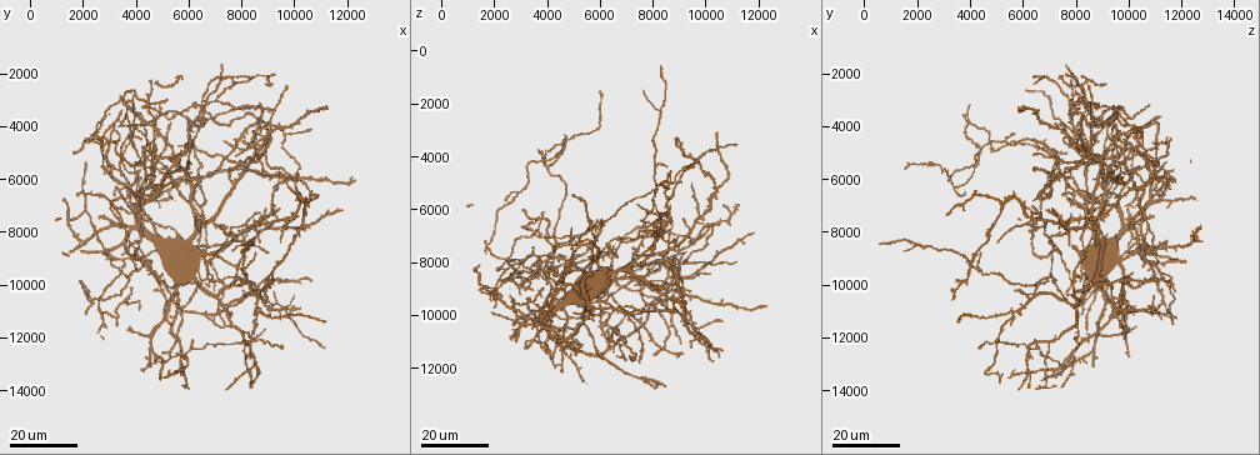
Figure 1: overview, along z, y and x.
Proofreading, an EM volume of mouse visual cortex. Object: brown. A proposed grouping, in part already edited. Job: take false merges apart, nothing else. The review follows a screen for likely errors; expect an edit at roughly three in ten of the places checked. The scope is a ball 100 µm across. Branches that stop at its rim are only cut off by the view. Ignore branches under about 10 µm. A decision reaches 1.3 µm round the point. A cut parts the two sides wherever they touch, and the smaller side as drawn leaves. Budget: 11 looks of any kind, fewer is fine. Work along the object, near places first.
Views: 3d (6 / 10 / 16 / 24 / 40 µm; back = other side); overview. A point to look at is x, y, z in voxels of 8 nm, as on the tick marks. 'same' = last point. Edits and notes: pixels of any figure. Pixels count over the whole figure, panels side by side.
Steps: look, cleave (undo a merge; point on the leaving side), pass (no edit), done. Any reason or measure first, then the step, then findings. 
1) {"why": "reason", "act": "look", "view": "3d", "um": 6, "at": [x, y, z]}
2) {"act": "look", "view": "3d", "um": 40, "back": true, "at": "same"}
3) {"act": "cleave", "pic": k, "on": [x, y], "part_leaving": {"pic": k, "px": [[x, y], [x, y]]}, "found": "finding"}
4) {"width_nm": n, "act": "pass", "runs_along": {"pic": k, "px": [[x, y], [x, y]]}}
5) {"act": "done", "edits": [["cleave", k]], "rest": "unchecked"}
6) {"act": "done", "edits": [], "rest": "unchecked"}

{"why": "three arms meet", "act": "look", "view": "3d", "um": 16, "at": [6600, 9600, 7000]}

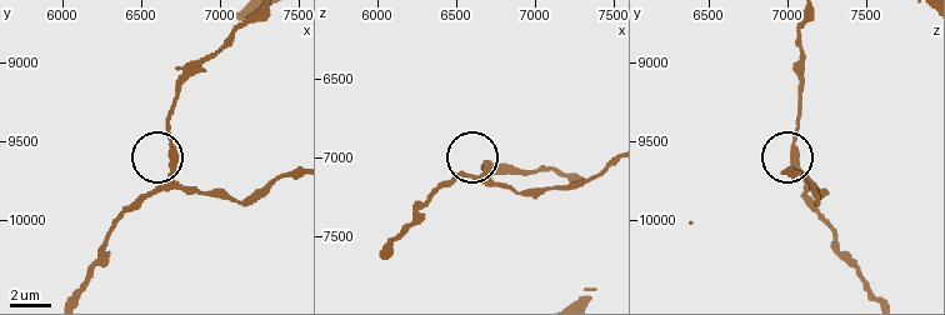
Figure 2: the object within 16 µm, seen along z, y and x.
{"act": "look", "view": "3d", "um": 6, "at": [6700, 9720, 7080]}

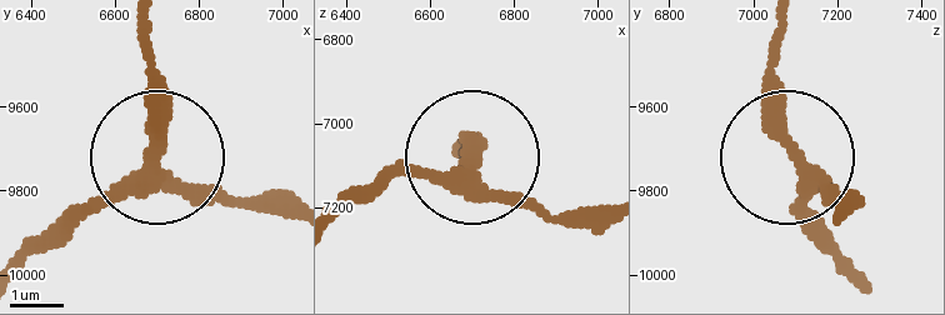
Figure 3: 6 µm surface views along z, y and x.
{"side_arm_um": 32, "act": "pass", "runs_along": {"pic": 3, "px": [[283, 218], [175, 181], [148, 20]]}, "found": "continuous, no second cell"}

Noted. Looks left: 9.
{"why": "three arms meet", "act": "look", "view": "3d", "um": 16, "at": [3800, 9700, 7800]}

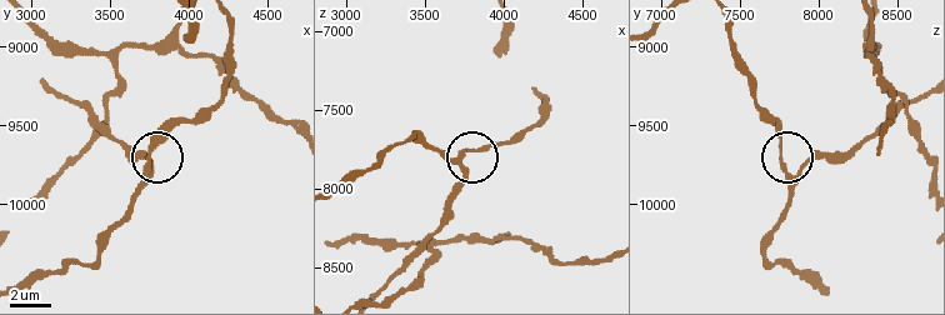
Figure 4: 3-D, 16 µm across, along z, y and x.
{"act": "look", "view": "3d", "um": 6, "at": [3740, 9820, 7780]}

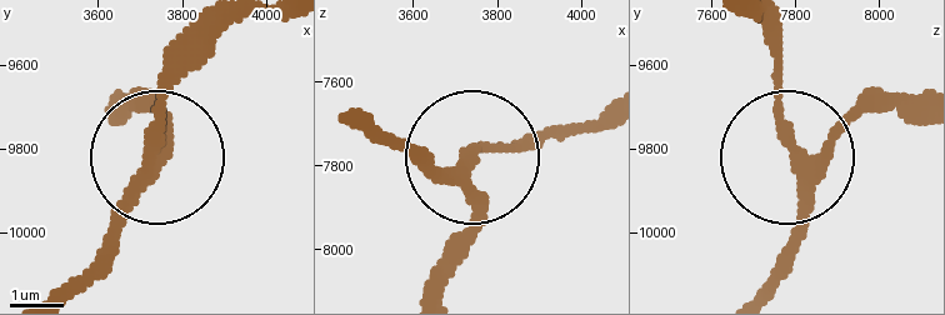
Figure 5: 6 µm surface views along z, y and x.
{"side_arm_um": 35, "act": "pass", "runs_along": {"pic": 5, "px": [[429, 293], [469, 211], [469, 171], [420, 158]]}, "found": "continuous, no second cell"}

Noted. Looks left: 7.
{"why": "looks like a crossing", "act": "look", "view": "3d", "um": 24, "at": [8600, 11100, 5600]}

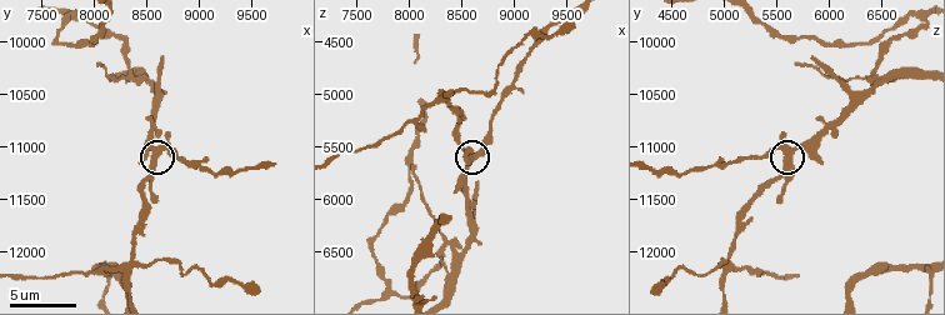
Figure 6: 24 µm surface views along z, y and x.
{"why": "closer look", "act": "look", "view": "3d", "um": 10, "at": [8620, 11060, 5580]}

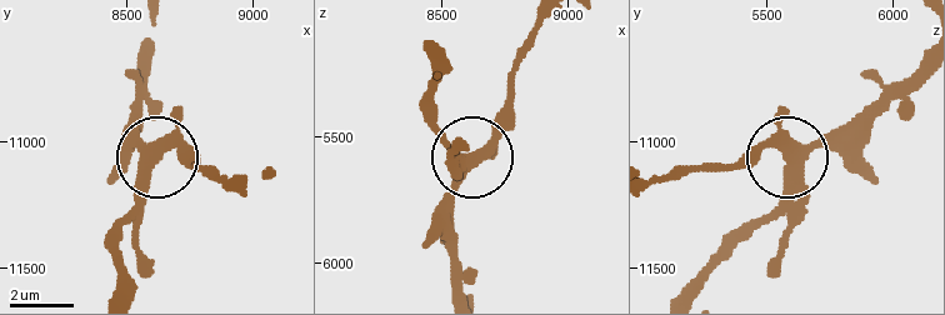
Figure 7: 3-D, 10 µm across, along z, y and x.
{"act": "pass", "runs_along": {"pic": 7, "px": [[464, 293], [450, 204], [513, 101]]}, "found": "one cell here"}

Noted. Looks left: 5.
{"why": "three-way junction", "act": "look", "view": "3d", "um": 24, "at": [6100, 4800, 9400]}

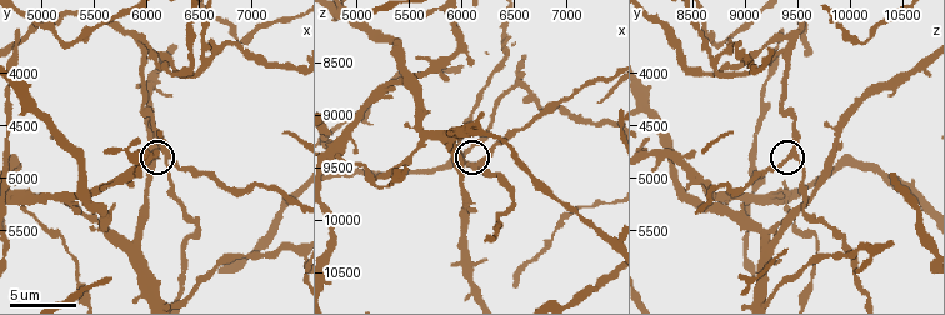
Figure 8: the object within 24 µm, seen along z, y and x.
{"act": "look", "view": "3d", "um": 10, "at": [6200, 4740, 9460]}

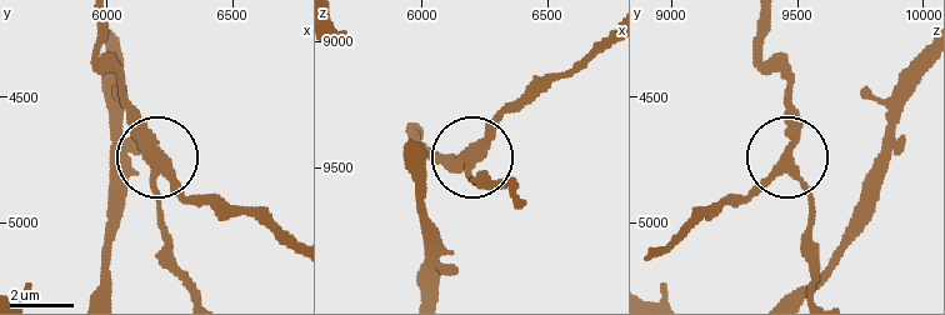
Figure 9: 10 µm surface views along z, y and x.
{"act": "look", "view": "3d", "um": 10, "back": true, "at": [6180, 4760, 9460]}

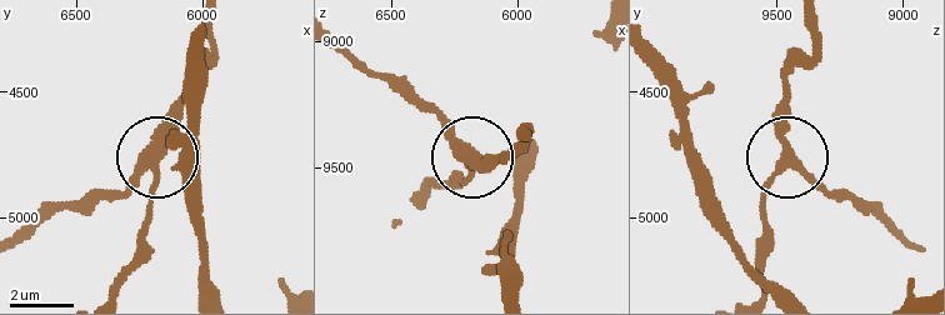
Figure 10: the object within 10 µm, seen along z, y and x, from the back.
{"act": "pass", "runs_along": {"pic": 10, "px": [[24, 241], [55, 215], [120, 193], [158, 161], [144, 258]]}, "found": "continuous, no second cell"}

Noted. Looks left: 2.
{"why": "small branch off a trunk", "act": "look", "view": "3d", "um": 16, "at": [9000, 5700, 7000]}

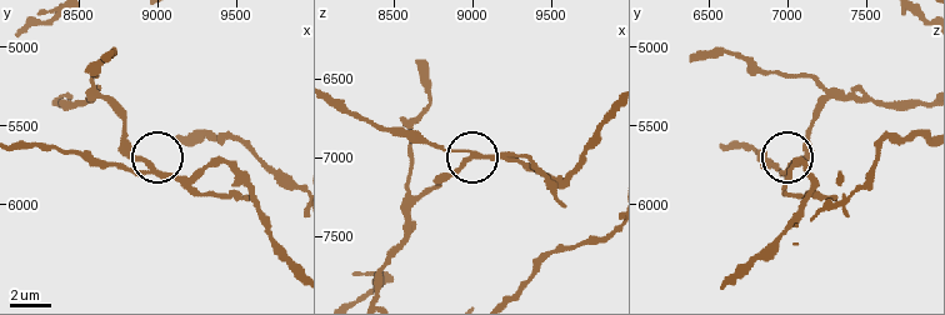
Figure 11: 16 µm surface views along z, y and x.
{"why": "zoom in", "act": "look", "view": "3d", "um": 6, "at": [8980, 5780, 7000]}

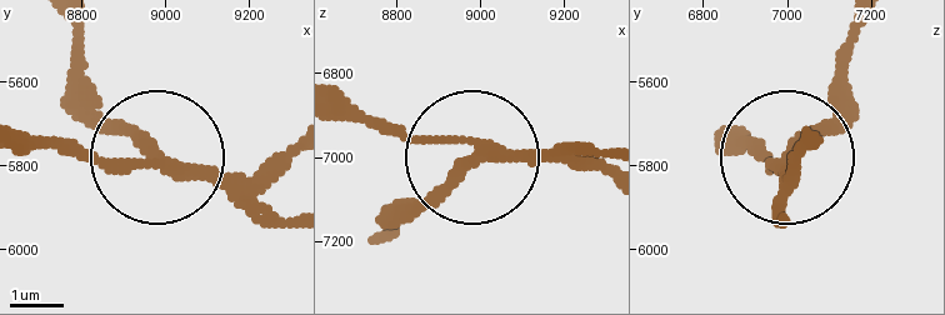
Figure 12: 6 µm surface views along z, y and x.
{"arms": 3, "act": "cleave", "pic": 12, "on": [134, 160], "part_leaving": {"pic": 12, "px": [[523, 149], [339, 123]]}, "found": "two cells meet here"}

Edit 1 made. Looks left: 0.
{"act": "done", "edits": [["cleave", 12]], "rest": "unchecked"}

